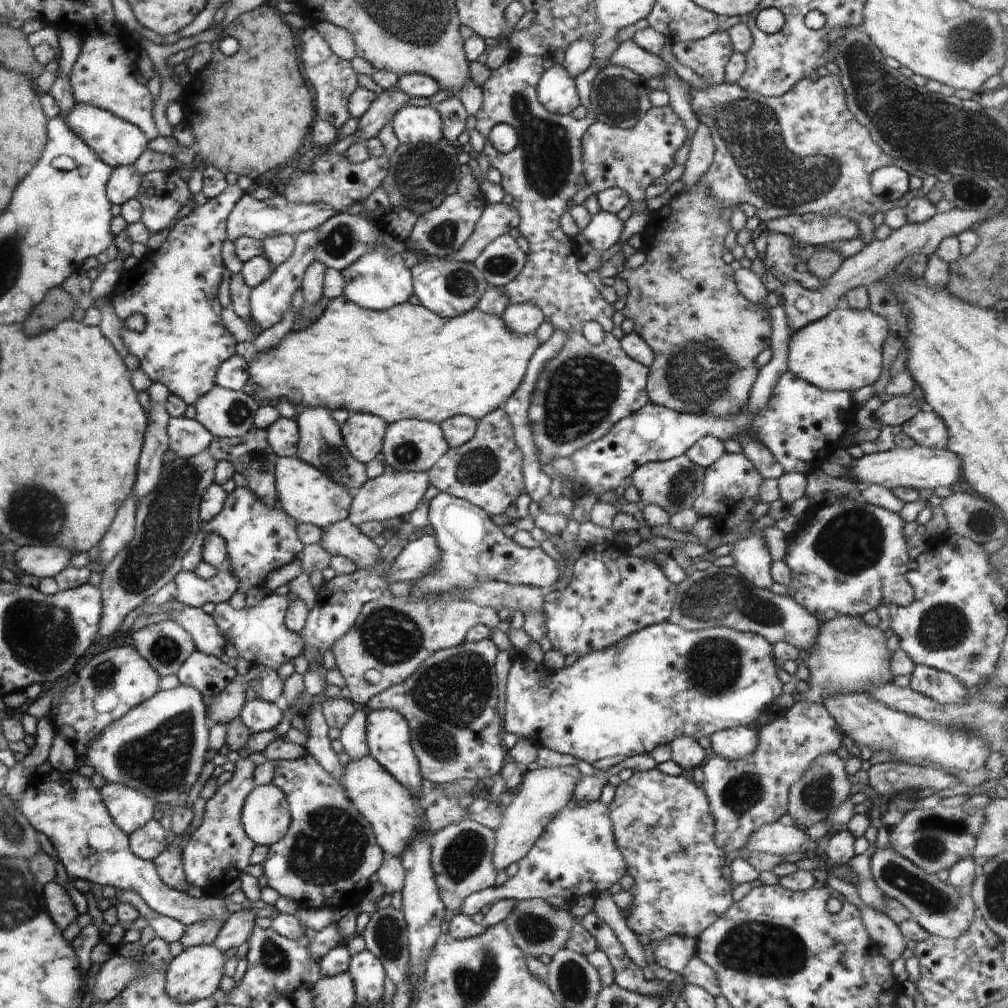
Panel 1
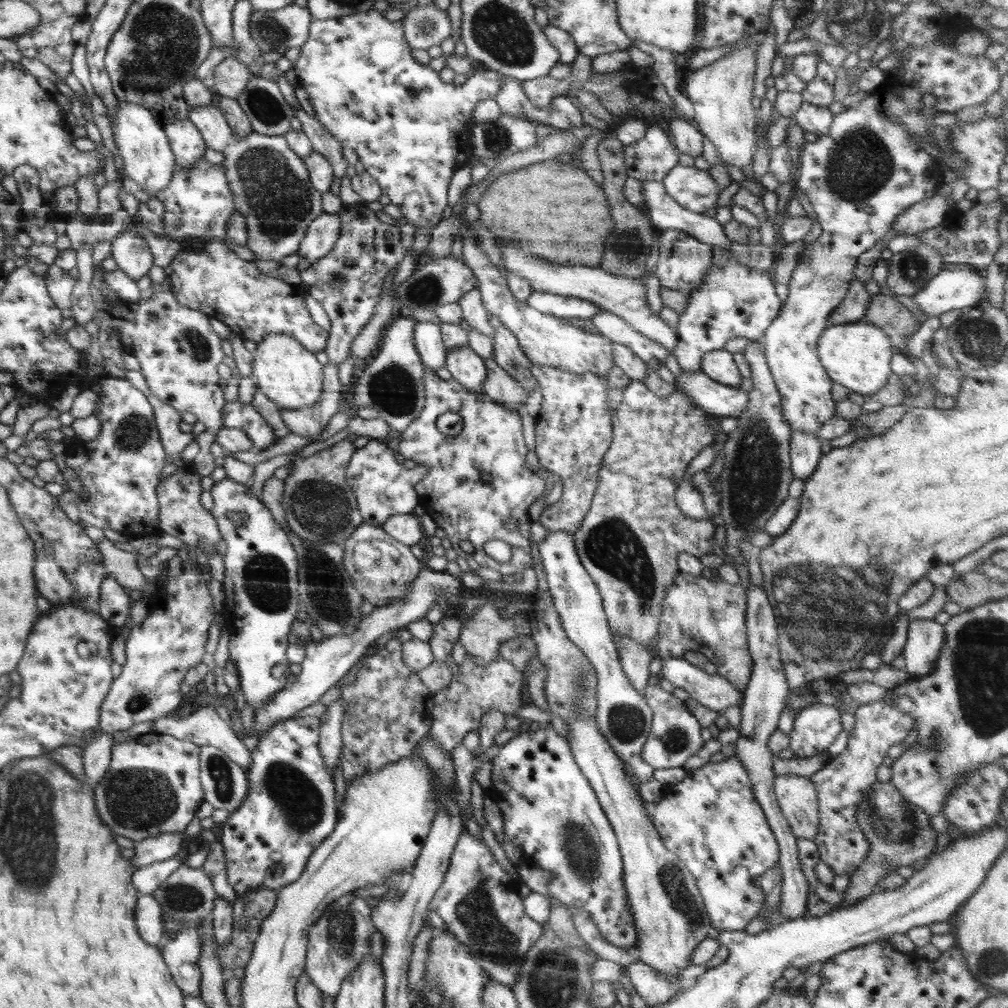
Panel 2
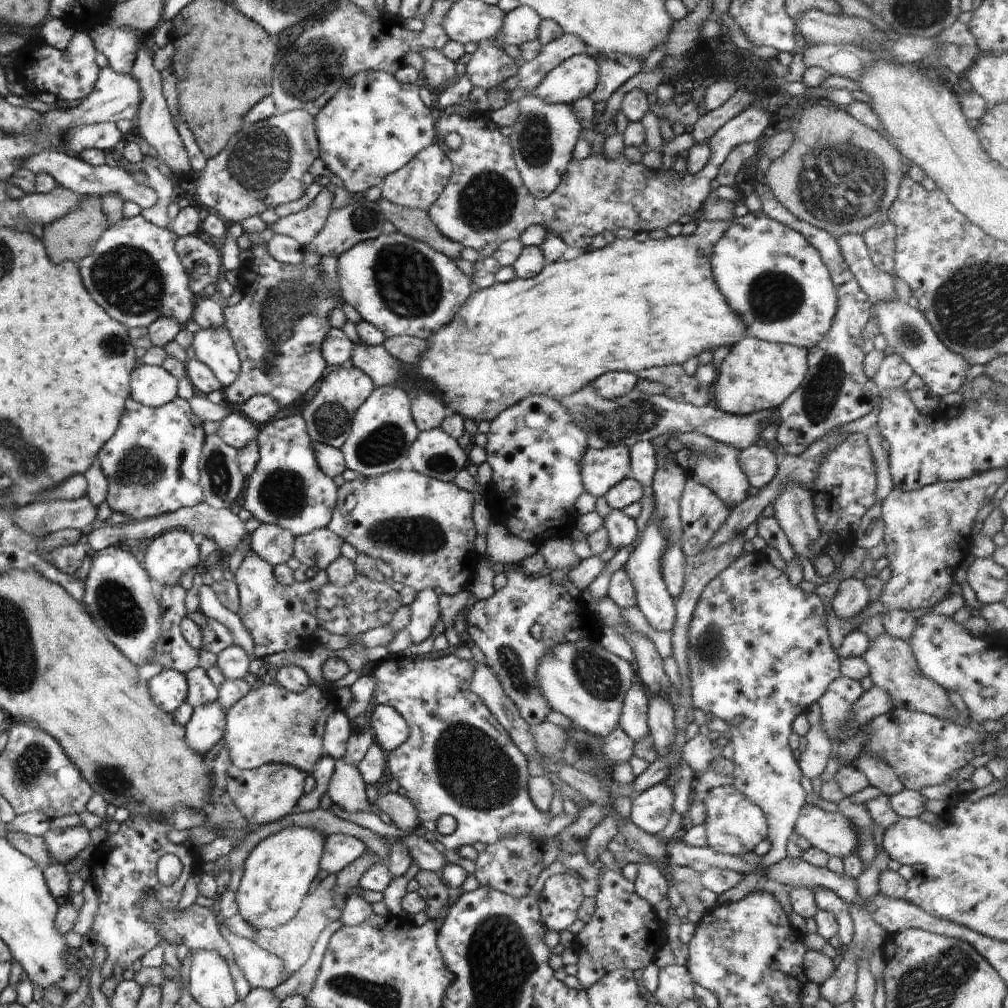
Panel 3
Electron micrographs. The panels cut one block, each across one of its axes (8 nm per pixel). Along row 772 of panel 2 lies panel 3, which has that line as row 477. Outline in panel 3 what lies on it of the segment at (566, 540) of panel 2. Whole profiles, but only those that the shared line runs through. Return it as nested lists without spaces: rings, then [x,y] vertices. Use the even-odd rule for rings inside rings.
[[[638,441],[629,447],[631,474],[642,488],[653,488],[653,478],[657,467],[657,450],[651,441]]]

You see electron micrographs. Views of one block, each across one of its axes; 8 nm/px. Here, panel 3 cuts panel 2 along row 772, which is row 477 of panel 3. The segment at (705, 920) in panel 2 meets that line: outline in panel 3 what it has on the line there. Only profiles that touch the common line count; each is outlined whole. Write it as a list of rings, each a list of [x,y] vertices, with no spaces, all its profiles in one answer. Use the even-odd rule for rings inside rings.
[[[626,445],[588,447],[581,460],[584,488],[595,497],[603,497],[621,480],[630,477],[630,451]]]

